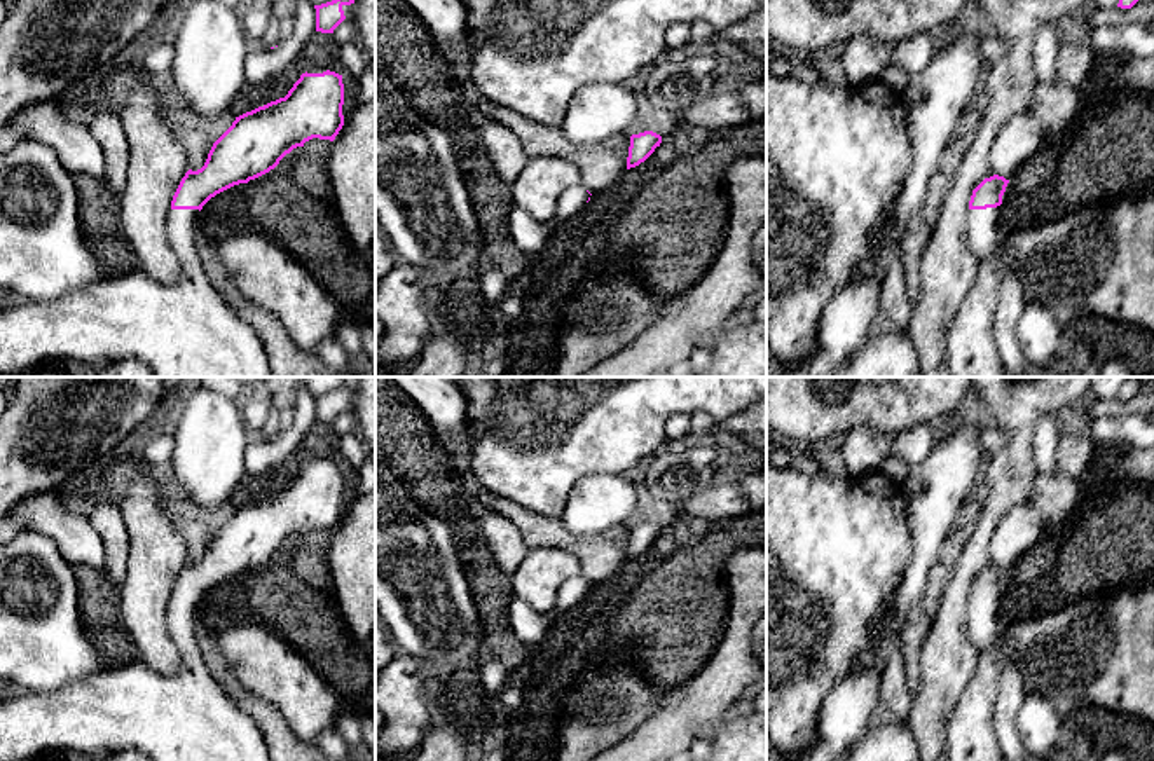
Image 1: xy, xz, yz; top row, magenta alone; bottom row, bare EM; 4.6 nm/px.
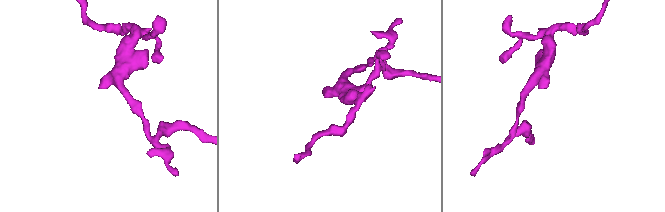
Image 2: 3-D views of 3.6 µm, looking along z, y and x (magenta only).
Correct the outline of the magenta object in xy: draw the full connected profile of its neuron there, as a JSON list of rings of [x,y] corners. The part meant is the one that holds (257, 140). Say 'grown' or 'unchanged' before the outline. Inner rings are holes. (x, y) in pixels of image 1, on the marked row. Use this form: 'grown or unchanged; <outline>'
grown; [[[306,72],[285,98],[236,117],[213,143],[204,166],[189,169],[173,195],[169,243],[180,260],[178,278],[164,285],[138,269],[51,302],[0,309],[0,377],[19,377],[52,361],[101,367],[127,358],[145,363],[155,377],[271,377],[262,339],[208,279],[194,246],[194,223],[211,197],[269,173],[293,148],[313,138],[333,141],[344,126],[342,105],[342,75]]]

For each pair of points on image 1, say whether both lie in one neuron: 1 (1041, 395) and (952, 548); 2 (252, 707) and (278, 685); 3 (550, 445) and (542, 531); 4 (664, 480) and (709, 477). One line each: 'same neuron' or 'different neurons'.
1: different neurons
2: different neurons
3: different neurons
4: different neurons

